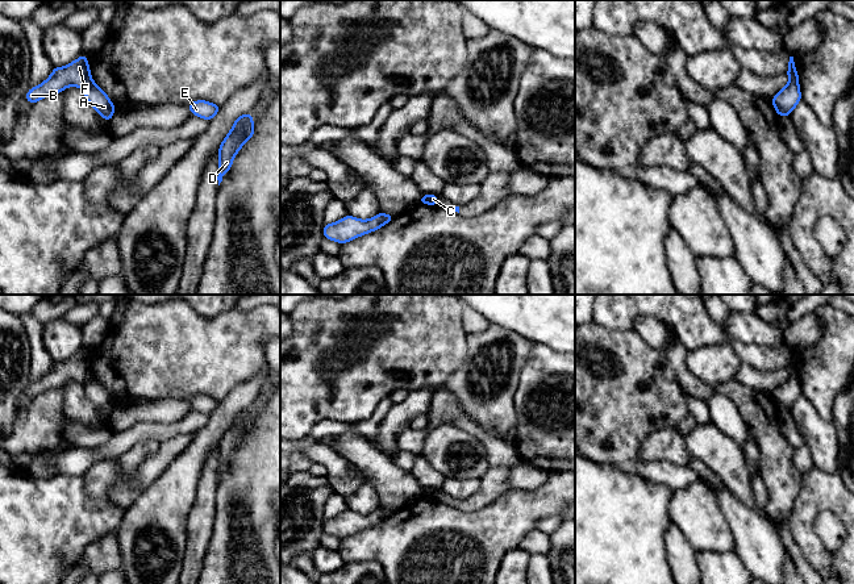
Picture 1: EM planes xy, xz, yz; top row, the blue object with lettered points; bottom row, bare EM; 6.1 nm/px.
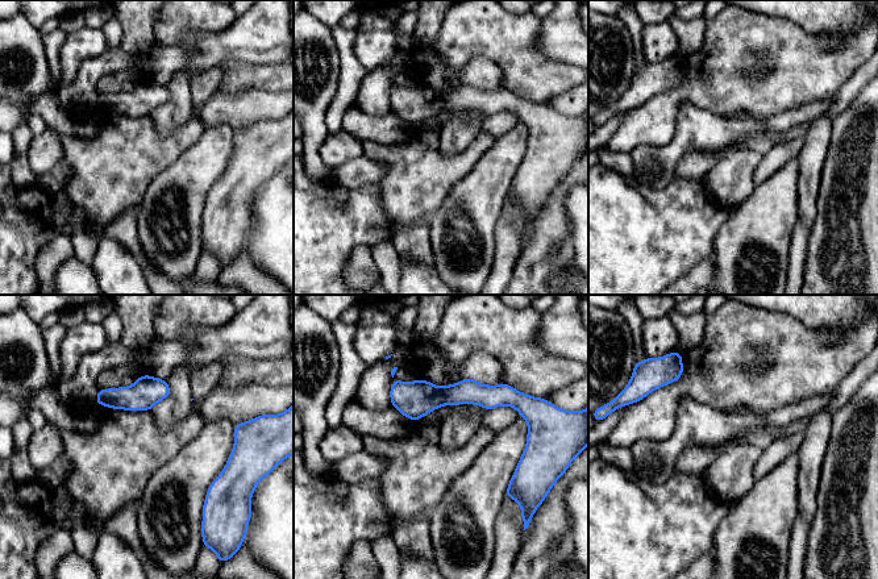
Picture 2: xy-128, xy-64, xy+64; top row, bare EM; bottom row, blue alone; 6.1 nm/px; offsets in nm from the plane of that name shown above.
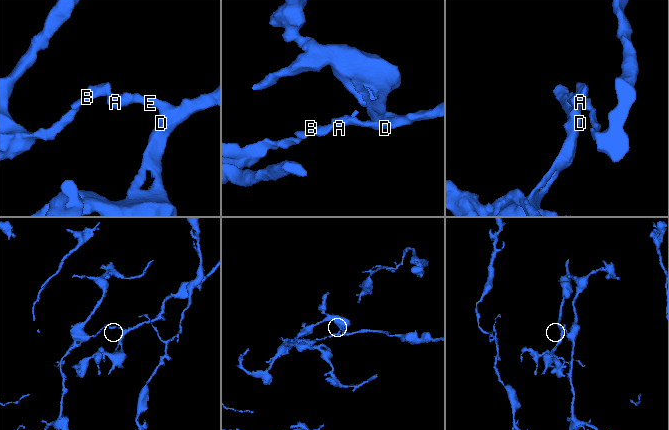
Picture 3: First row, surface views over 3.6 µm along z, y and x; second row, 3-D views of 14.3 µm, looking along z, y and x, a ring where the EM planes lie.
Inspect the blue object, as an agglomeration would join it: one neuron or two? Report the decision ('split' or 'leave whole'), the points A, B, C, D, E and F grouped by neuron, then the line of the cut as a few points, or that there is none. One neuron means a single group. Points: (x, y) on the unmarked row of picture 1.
split | A C D E / B F | yz (790, 375), (798, 378)

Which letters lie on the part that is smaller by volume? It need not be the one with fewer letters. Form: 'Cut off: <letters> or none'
Cut off: A, C, D, E

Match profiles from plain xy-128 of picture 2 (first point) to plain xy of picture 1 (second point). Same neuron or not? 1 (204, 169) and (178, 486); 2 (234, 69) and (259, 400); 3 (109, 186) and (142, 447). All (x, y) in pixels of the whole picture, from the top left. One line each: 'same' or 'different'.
1: same
2: different
3: different

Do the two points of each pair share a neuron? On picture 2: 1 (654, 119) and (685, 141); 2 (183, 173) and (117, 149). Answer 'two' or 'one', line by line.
1: two
2: two

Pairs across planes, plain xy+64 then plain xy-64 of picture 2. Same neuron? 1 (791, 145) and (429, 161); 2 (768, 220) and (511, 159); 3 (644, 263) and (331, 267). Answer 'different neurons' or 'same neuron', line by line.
1: same neuron
2: same neuron
3: same neuron

